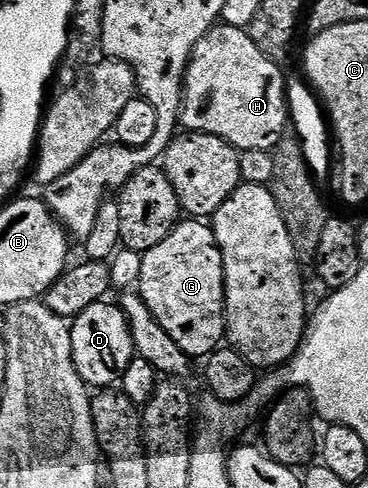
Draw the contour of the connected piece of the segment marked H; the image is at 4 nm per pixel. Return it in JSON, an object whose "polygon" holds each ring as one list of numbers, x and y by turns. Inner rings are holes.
{"polygon":[[217,23,203,36,201,43,191,56,187,72,183,74,183,108,181,125,193,133,208,133,225,139,236,149,274,150,285,136,289,125,289,106,287,104,287,81,276,62,271,61,253,43,246,28,238,29,224,23]]}

